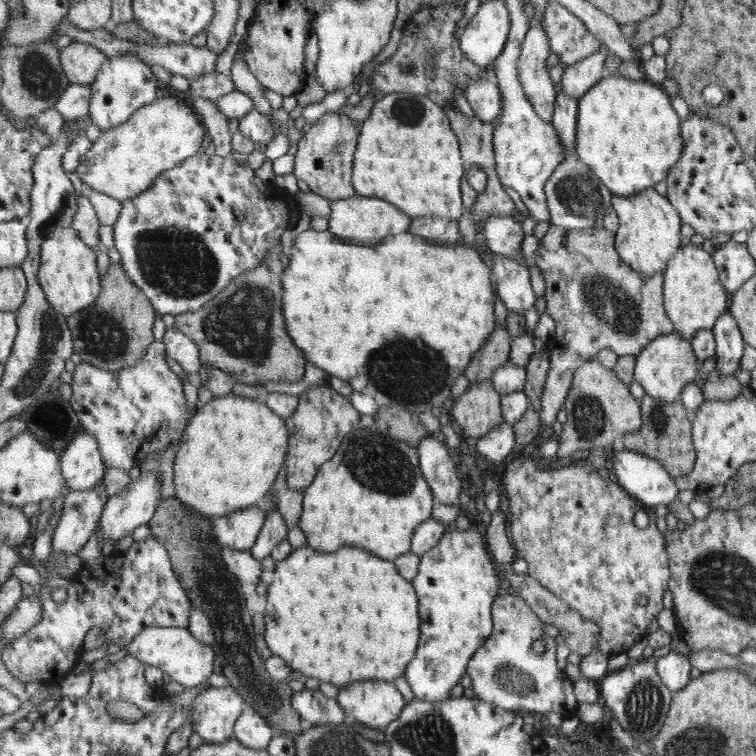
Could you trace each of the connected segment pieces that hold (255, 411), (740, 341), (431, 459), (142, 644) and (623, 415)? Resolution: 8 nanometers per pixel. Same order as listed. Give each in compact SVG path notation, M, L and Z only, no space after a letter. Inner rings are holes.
M229 393L213 397L187 425L174 464L176 498L205 518L261 505L290 449L286 419L267 404Z
M731 313L722 314L711 330L714 338L715 371L719 375L732 375L742 365L743 349L747 346Z
M433 434L418 447L422 471L434 496L441 504L458 507L463 494L463 482L455 467L457 460L440 435Z
M151 627L135 637L135 641L127 648L131 656L139 658L147 666L155 667L168 675L171 680L184 688L196 688L208 682L216 668L216 653L213 645L200 642L186 628Z
M596 359L578 368L565 408L569 412L569 420L564 424L562 436L559 436L561 459L591 448L614 449L624 435L637 432L643 424L642 402L631 396L629 384Z

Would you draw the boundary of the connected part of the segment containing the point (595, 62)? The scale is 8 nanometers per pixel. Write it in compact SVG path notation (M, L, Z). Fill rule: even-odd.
M602 44L599 53L565 68L563 80L557 85L573 98L583 98L606 75L605 60L609 48Z

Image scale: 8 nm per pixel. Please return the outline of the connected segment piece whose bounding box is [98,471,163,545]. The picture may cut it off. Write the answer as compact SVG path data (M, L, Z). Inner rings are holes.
M153 471L141 472L137 479L133 478L125 491L110 497L98 524L98 527L101 527L98 540L104 542L105 539L112 539L113 544L116 545L119 538L131 534L137 526L141 526L141 524L148 525L160 505L161 486L163 486L163 477L161 475L157 475Z

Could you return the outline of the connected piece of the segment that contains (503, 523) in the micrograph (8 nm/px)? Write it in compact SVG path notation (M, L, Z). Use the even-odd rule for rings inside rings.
M500 509L493 516L493 522L488 525L486 542L490 547L490 554L499 566L511 564L516 559L515 546L507 530L507 520Z

